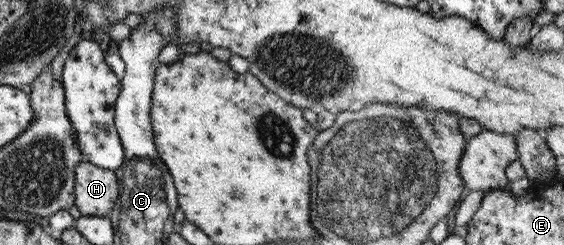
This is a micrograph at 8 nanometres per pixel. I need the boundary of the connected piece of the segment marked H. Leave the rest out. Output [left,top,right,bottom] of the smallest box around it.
[73,161,118,217]

